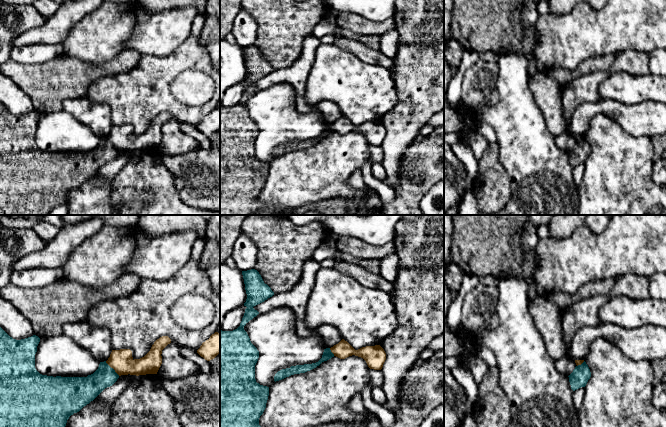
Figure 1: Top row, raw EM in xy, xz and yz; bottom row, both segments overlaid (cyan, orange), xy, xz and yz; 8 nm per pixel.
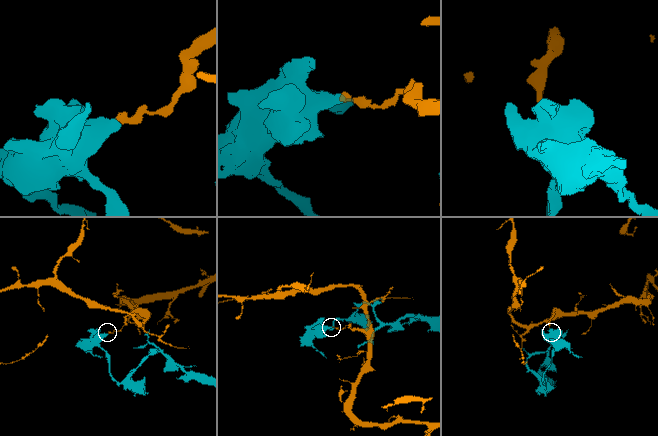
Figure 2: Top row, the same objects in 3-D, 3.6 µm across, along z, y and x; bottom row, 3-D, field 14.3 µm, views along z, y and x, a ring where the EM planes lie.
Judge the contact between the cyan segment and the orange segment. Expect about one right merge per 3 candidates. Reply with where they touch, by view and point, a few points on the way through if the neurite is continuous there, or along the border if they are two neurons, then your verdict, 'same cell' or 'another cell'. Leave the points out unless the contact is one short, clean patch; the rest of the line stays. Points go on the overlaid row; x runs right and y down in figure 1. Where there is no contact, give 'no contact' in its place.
xy (112, 368) | along xy (105, 361), (119, 375) | another cell

